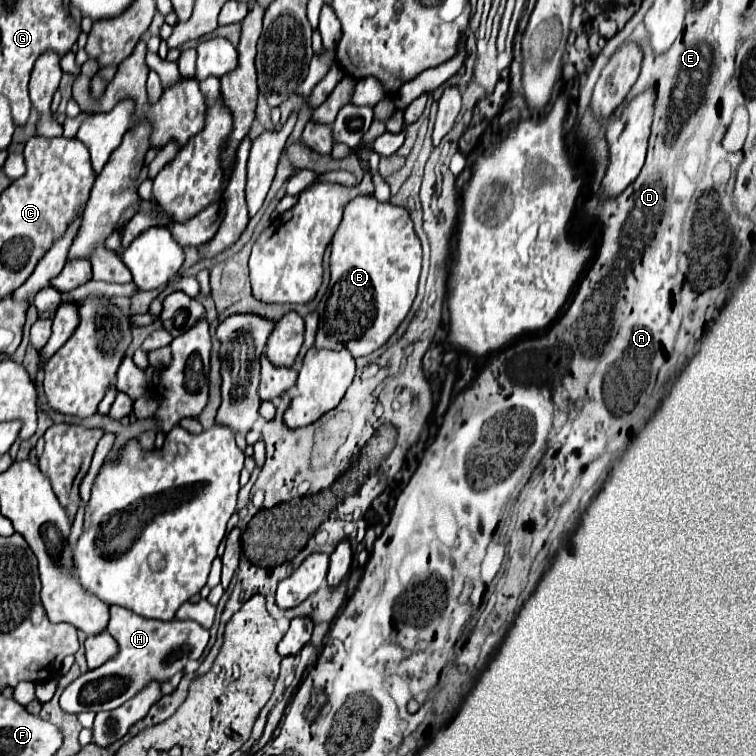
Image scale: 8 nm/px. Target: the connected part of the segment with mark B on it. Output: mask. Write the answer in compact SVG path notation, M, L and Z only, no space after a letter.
M371 194L353 198L347 204L343 220L331 242L331 284L327 298L321 298L317 308L319 330L315 344L319 348L333 348L333 350L341 350L339 346L349 348L353 358L367 356L377 348L381 348L411 310L411 304L417 296L421 260L423 260L421 242L413 230L413 222L407 210L391 202L379 202Z

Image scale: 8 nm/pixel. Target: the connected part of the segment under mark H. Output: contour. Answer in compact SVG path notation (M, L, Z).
M109 606L109 610L111 618L107 632L119 642L119 654L103 666L81 674L65 688L61 694L61 708L65 712L79 714L85 710L113 710L133 698L149 680L171 680L179 670L185 668L189 660L199 660L209 642L209 630L193 620L159 622L151 618L139 618L139 614L131 614L131 610L123 606Z

